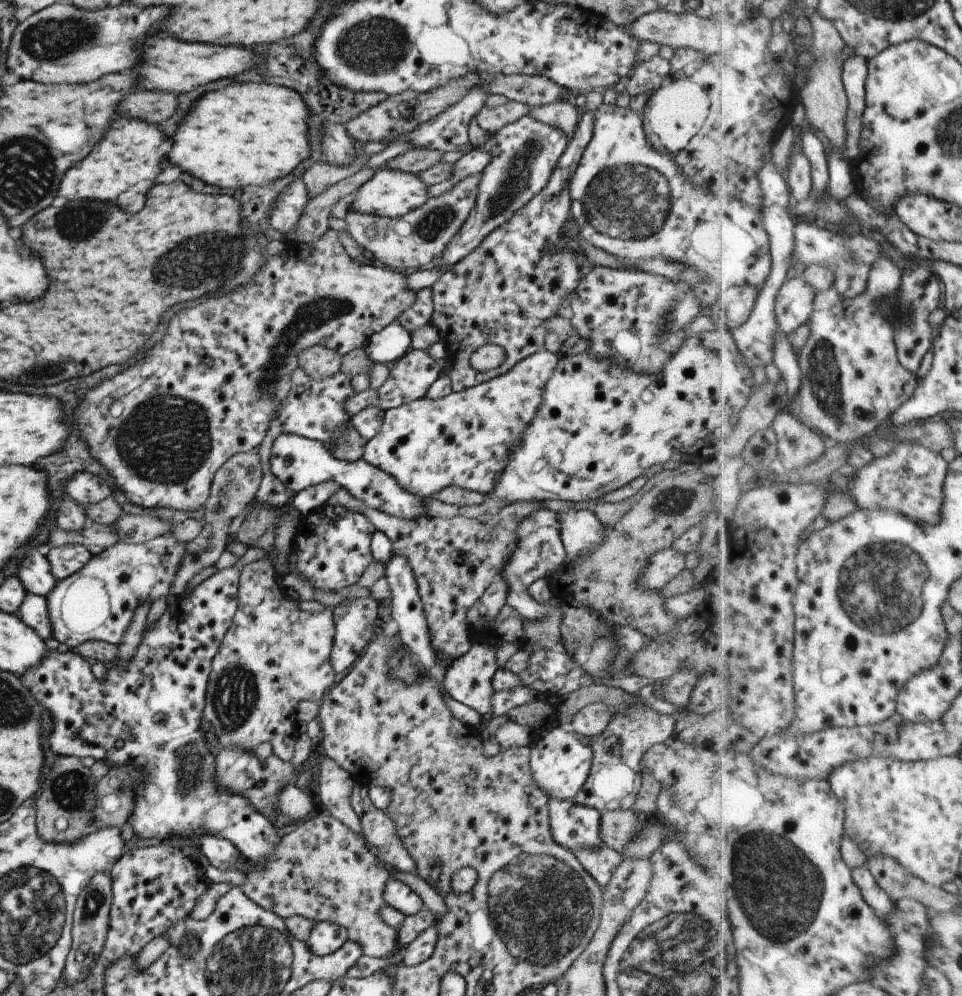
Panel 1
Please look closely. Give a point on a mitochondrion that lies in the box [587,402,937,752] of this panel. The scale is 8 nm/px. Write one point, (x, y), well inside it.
(903, 577)

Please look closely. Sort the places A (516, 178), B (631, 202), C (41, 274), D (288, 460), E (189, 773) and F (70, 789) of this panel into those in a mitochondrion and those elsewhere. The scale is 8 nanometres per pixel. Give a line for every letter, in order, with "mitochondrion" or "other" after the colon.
A: mitochondrion
B: mitochondrion
C: other
D: other
E: mitochondrion
F: mitochondrion

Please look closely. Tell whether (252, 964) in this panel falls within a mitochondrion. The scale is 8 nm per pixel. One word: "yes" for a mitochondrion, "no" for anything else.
yes

